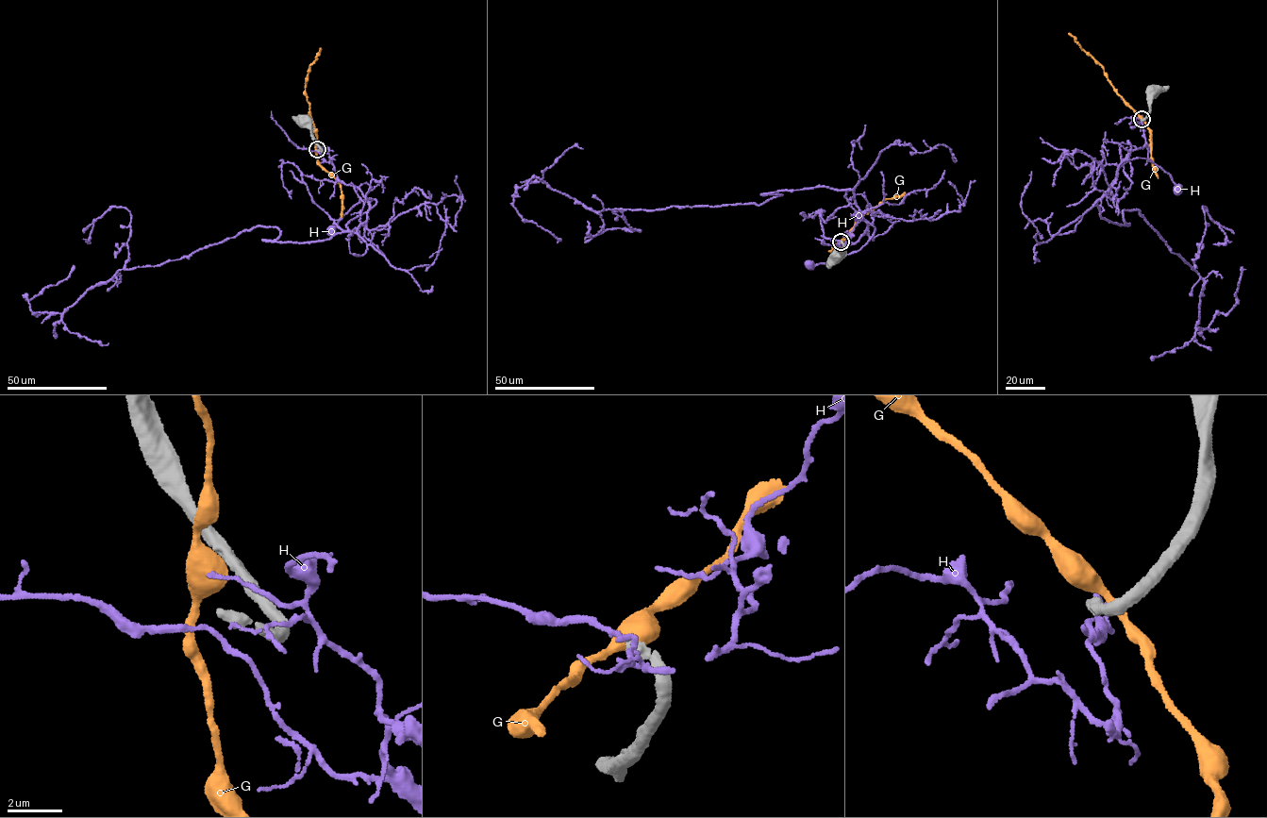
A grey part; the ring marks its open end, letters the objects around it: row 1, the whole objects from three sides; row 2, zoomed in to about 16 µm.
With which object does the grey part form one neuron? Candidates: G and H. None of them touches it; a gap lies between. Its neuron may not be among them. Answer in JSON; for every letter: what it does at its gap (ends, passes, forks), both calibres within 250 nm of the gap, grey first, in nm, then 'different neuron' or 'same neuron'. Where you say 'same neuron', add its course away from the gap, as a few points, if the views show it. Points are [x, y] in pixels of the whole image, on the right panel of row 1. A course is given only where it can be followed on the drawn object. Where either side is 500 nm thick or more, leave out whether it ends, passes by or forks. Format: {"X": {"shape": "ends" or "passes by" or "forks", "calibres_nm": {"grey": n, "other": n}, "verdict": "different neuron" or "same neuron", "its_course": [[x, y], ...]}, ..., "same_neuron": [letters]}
{"G": {"calibres_nm": {"grey": 380, "other": 500}, "verdict": "different neuron"}, "H": {"shape": "passes by", "calibres_nm": {"grey": 380, "other": 170}, "verdict": "different neuron"}, "same_neuron": []}

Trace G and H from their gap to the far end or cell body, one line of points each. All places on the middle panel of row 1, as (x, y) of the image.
G: (841, 242), (864, 213), (886, 199), (905, 192)
H: (840, 241), (847, 246), (856, 243), (868, 223), (875, 228), (858, 250), (826, 263), (808, 264)

